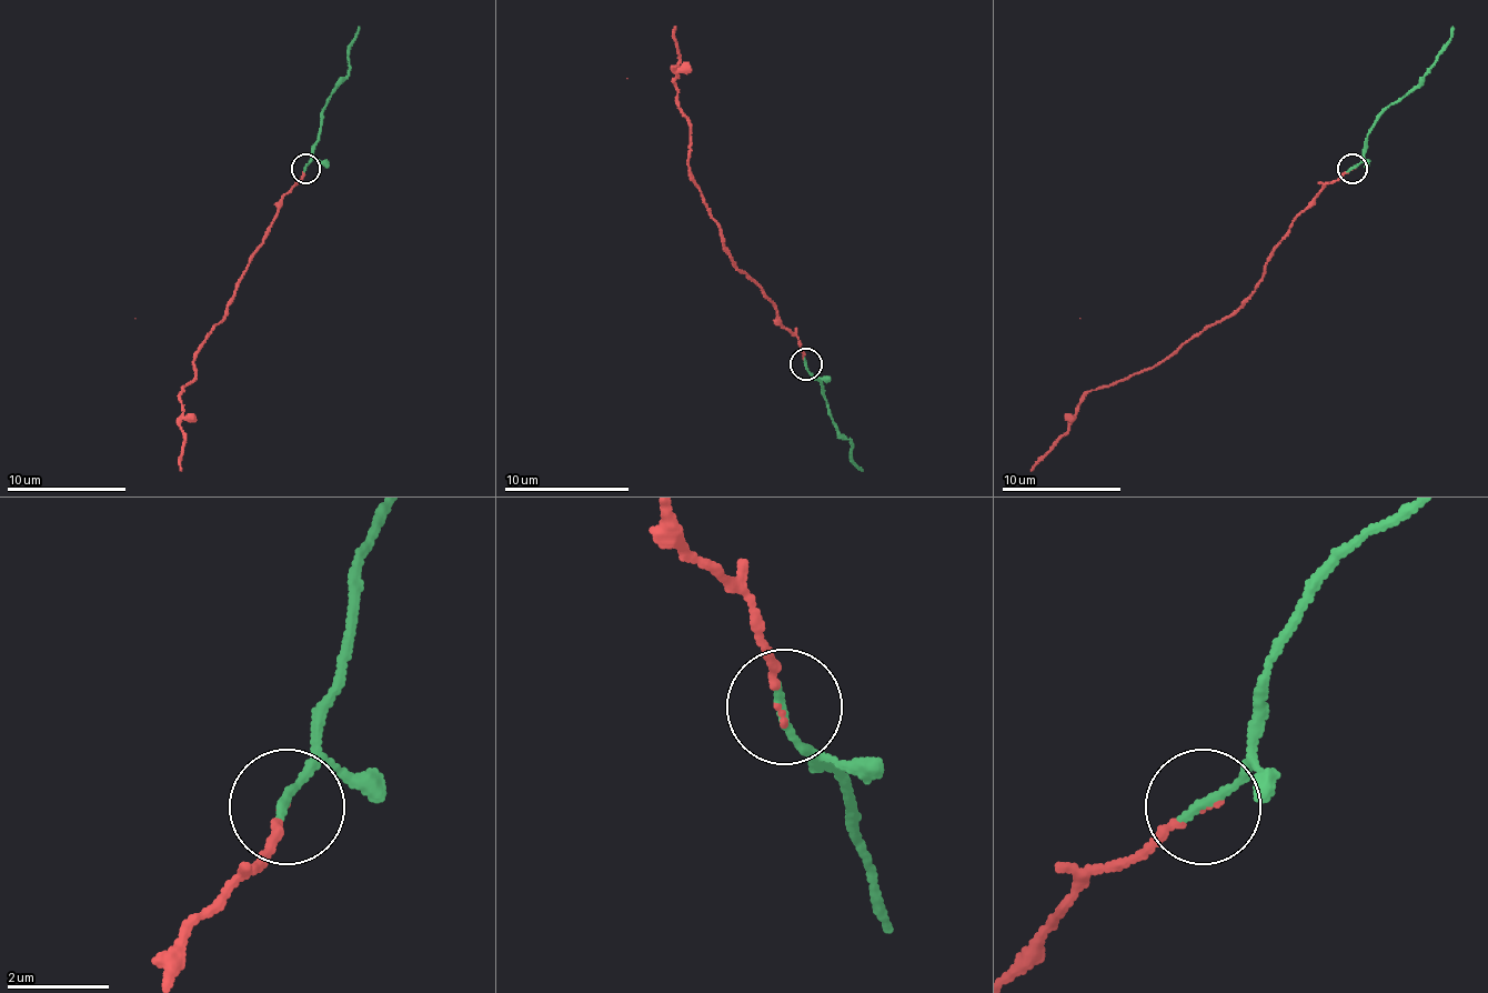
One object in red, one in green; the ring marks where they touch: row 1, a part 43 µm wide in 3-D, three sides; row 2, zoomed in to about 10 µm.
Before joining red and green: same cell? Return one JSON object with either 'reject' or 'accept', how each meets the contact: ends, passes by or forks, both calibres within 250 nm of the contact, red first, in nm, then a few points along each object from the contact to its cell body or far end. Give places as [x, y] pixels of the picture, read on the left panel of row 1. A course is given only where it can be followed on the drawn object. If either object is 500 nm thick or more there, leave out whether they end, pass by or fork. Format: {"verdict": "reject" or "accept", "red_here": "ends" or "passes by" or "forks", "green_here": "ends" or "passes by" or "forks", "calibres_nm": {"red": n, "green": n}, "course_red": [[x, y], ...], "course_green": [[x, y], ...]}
{"verdict": "accept", "red_here": "ends", "green_here": "ends", "calibres_nm": {"red": 120, "green": 180}, "course_red": [[303, 169], [300, 181], [270, 223], [225, 316], [208, 333], [192, 361], [195, 375], [181, 393], [181, 471]], "course_green": [[307, 169], [333, 88], [348, 73], [348, 47], [360, 26]]}

